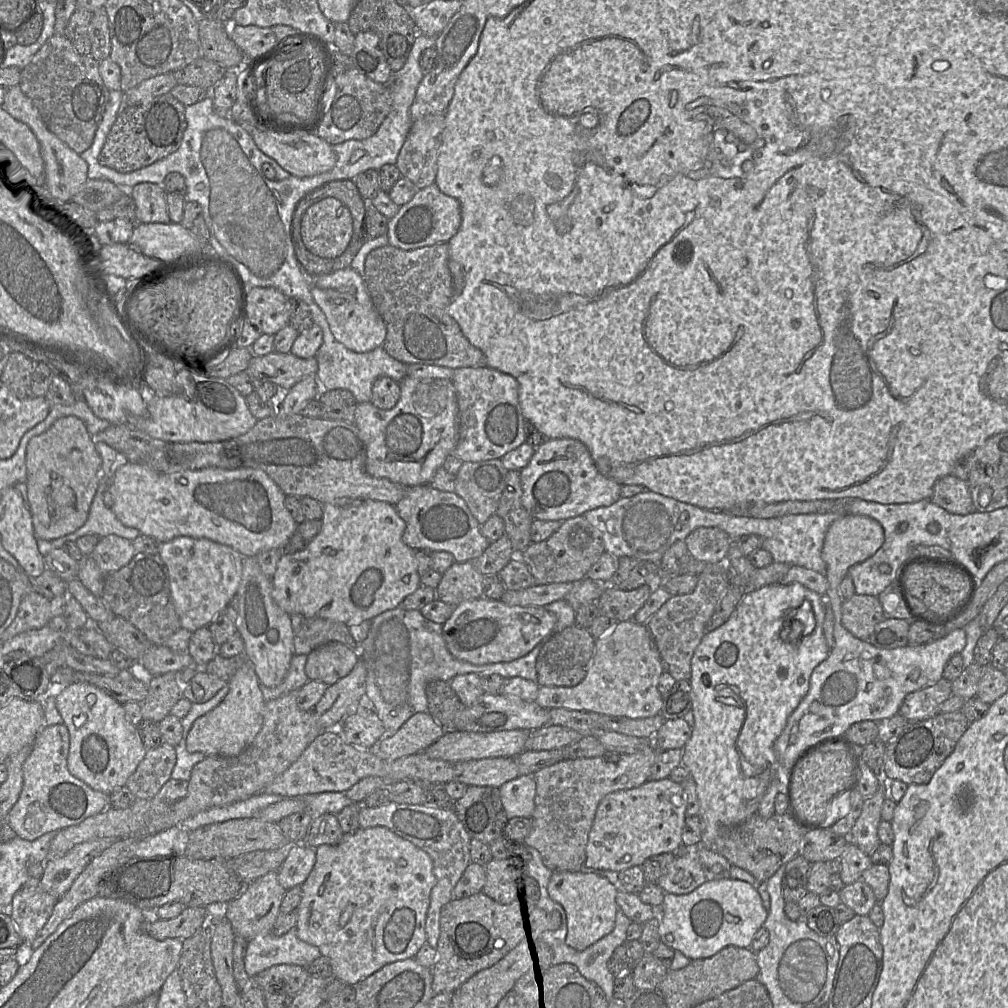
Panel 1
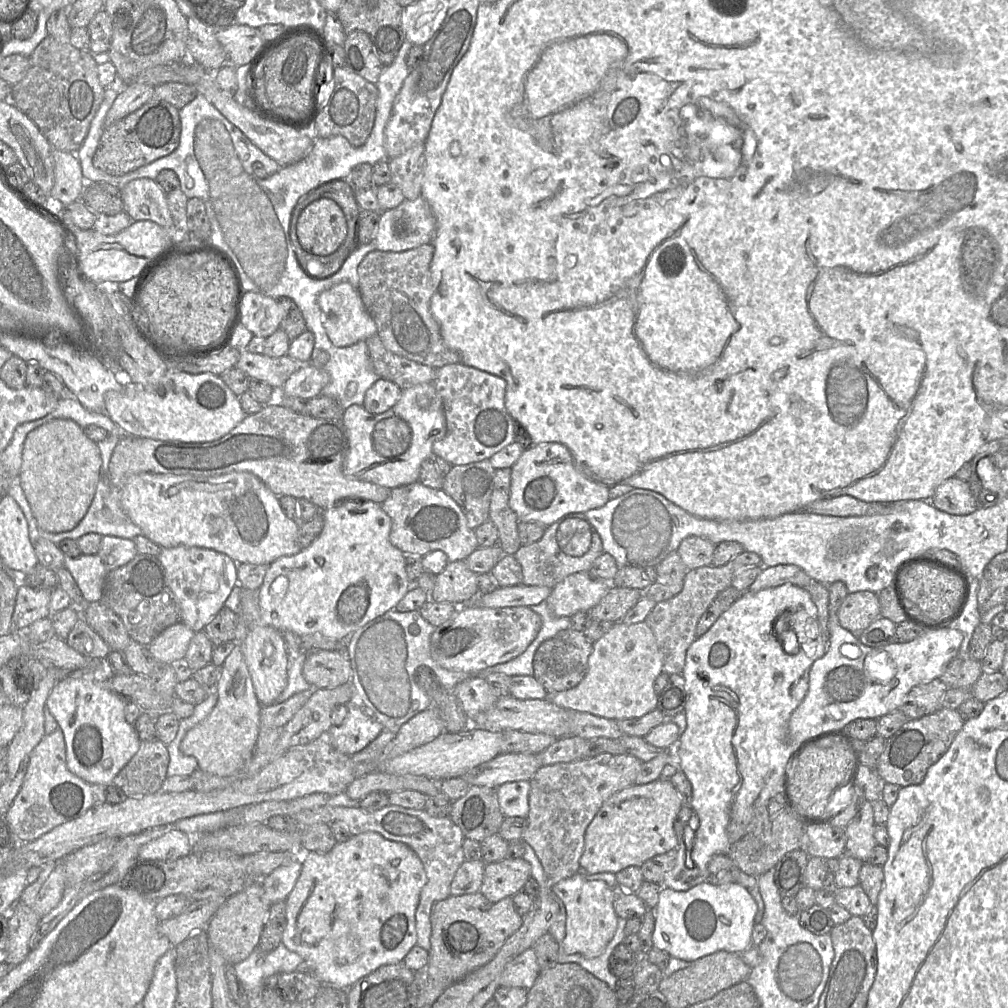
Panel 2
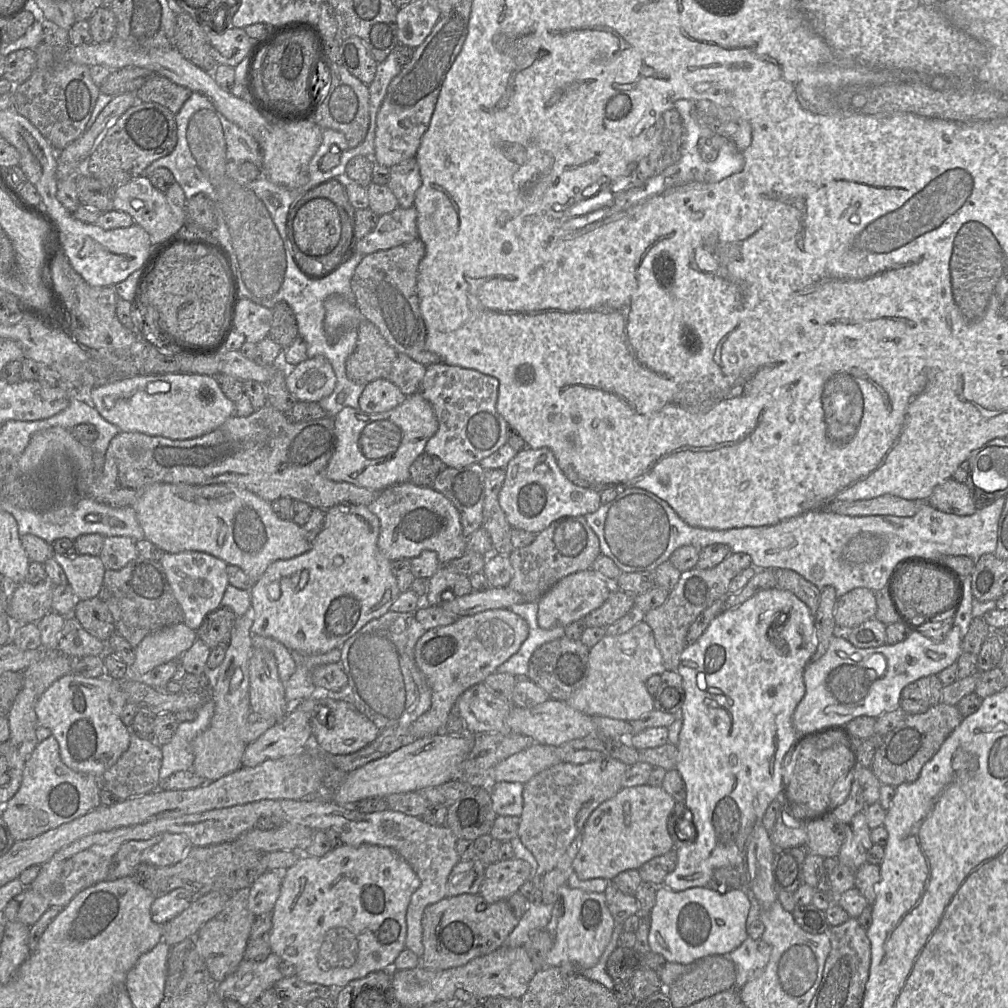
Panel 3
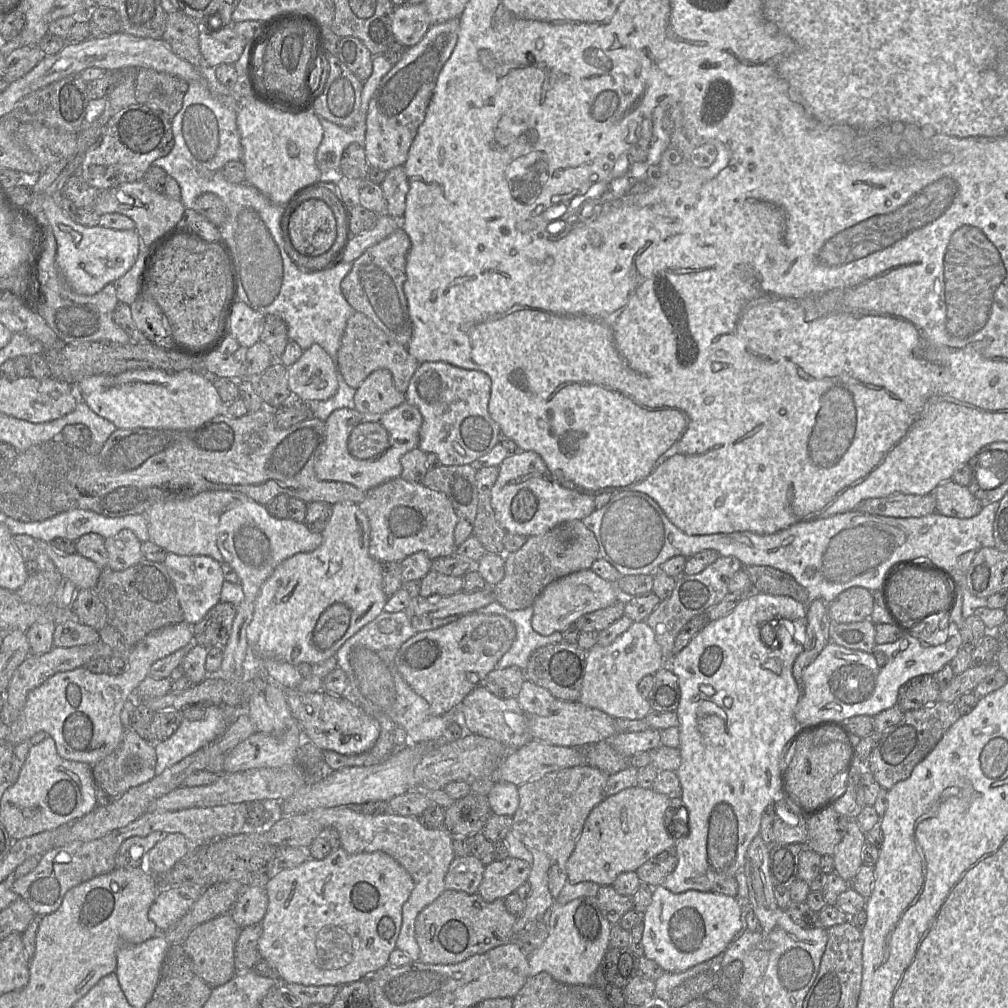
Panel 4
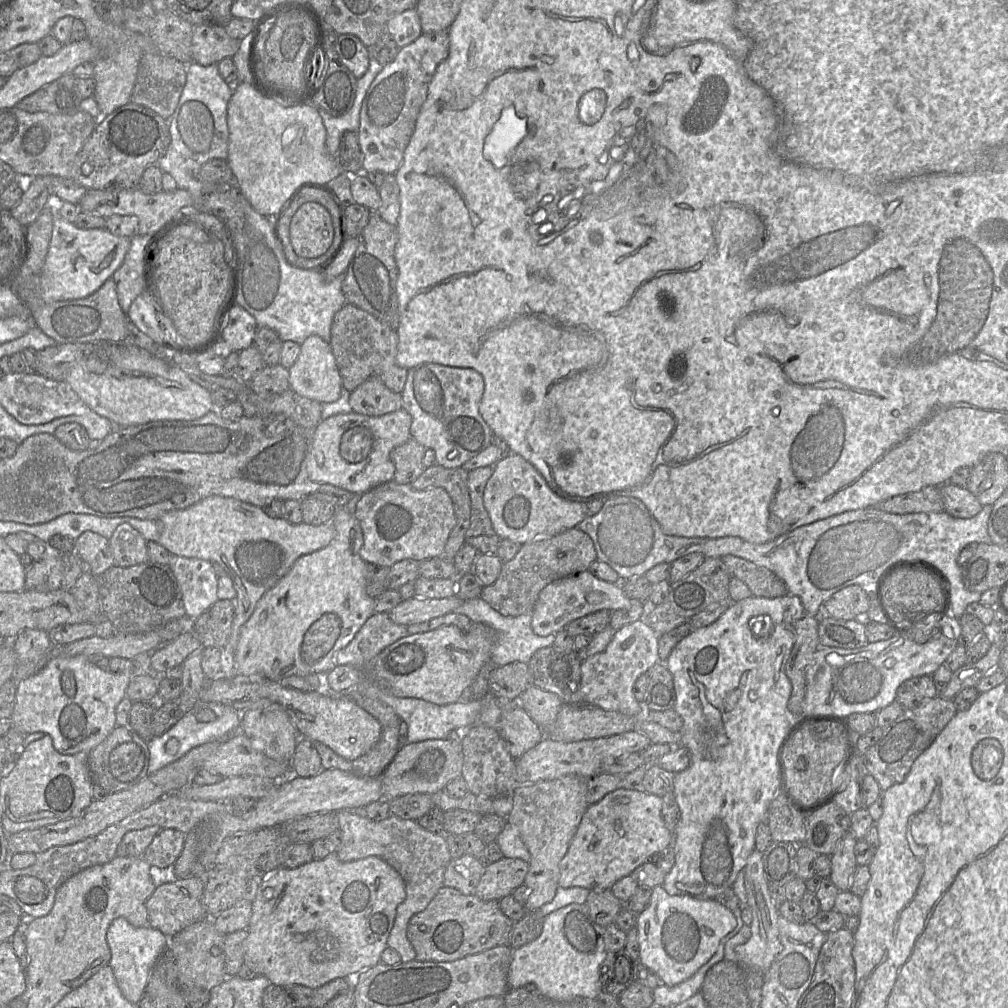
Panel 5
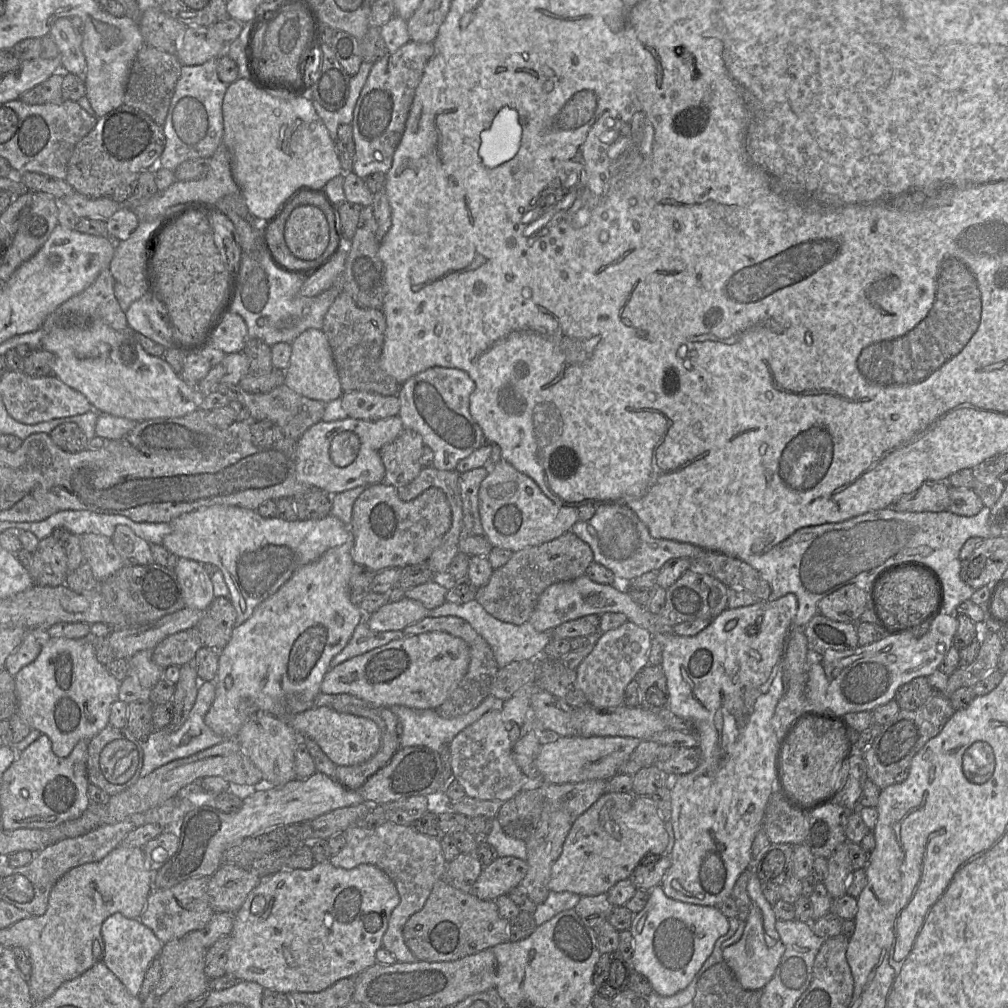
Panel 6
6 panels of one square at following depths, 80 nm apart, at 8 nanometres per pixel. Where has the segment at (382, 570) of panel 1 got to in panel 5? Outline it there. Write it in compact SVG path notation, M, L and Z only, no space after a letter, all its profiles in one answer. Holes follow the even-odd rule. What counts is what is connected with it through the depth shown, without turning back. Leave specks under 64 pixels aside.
M344 507L336 509L331 523L335 536L330 544L298 558L289 572L256 604L240 631L232 657L233 674L261 676L272 681L280 681L289 676L327 674L334 667L334 655L345 648L368 618L375 614L375 599L366 591L367 563L360 556L363 545L360 523Z

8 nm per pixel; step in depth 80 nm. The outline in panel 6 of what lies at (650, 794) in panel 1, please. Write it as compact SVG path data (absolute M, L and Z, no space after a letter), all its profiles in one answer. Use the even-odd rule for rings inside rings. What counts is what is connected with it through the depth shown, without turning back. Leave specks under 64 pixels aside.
M605 793L574 820L563 843L560 856L554 862L549 880L550 892L572 892L583 896L606 894L617 882L628 879L634 869L649 859L664 855L669 836L660 818L656 803L649 796L635 793Z

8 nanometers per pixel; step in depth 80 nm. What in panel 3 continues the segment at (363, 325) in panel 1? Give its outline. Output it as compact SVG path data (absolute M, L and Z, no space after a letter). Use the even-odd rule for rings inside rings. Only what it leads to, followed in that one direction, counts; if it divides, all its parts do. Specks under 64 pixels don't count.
M332 294L324 300L325 317L323 327L331 343L336 342L343 333L357 329L366 319L353 301L339 294Z

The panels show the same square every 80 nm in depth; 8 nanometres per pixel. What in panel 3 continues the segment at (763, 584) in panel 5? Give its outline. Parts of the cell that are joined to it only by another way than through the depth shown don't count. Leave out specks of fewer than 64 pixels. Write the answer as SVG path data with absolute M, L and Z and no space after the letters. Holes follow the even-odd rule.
M779 567L766 569L774 571L777 578L777 588L795 594L810 608L811 614L815 617L821 599L821 590L817 586L790 569Z

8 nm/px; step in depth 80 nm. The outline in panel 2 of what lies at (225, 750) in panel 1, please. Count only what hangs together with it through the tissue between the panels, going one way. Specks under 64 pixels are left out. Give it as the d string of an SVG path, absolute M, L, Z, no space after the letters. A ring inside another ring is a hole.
M235 643L233 650L221 665L221 675L215 687L218 696L215 707L207 718L188 731L180 749L183 754L195 757L198 769L203 772L216 776L230 776L244 769L253 756L260 730L260 711L262 708L255 694L251 675L239 643Z

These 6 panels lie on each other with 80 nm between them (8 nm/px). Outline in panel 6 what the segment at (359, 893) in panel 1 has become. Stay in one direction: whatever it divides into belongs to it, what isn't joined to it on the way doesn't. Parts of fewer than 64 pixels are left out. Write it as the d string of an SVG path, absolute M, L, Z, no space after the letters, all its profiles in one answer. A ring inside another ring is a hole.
M328 860L317 862L309 869L280 870L274 875L263 878L250 892L241 908L234 913L233 929L229 935L231 940L227 952L225 976L230 976L238 981L256 982L264 989L284 994L321 992L341 979L356 978L358 974L377 963L376 952L382 948L382 938L387 930L389 918L399 902L400 897L394 882L385 872L374 865L361 864L353 869L343 869L333 866Z

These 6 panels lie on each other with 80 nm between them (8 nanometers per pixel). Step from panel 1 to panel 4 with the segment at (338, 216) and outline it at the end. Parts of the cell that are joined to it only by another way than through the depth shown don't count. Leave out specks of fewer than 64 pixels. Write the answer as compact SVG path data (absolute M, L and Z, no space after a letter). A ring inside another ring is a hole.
M308 199L291 215L288 232L300 254L320 256L332 247L337 237L334 213L325 201Z

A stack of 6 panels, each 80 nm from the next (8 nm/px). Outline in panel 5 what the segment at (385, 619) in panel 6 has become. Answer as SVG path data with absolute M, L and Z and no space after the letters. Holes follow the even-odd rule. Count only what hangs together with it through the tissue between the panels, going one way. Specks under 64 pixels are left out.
M456 595L442 599L420 599L413 597L403 600L388 615L395 624L409 626L454 612L453 610L464 602L464 600Z

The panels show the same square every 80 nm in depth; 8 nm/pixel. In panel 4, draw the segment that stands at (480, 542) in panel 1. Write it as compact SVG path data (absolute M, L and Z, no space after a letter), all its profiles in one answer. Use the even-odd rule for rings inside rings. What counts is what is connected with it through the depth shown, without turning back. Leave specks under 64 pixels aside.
M396 478L367 491L365 499L358 507L365 513L370 525L369 554L378 562L400 562L418 552L426 553L431 560L455 554L458 546L454 541L454 530L458 517L450 500L440 491Z

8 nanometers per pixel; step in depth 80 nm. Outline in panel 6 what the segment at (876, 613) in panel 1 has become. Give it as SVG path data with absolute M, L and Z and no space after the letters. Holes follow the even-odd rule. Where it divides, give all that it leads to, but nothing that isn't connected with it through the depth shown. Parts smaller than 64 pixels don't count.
M848 584L821 599L818 614L836 622L858 623L866 607L865 587Z

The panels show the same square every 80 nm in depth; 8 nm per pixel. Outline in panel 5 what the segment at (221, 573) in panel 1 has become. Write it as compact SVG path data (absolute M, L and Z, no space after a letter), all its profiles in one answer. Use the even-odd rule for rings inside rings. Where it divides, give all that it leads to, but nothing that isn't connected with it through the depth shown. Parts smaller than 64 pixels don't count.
M171 554L169 566L180 588L186 616L194 621L218 600L218 576L213 564Z

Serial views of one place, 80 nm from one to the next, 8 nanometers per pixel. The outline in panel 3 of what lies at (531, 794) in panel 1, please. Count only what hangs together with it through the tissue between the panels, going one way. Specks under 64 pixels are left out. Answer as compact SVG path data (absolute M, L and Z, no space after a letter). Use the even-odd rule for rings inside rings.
M495 782L489 784L492 807L497 816L520 817L523 810L524 784L519 782Z

